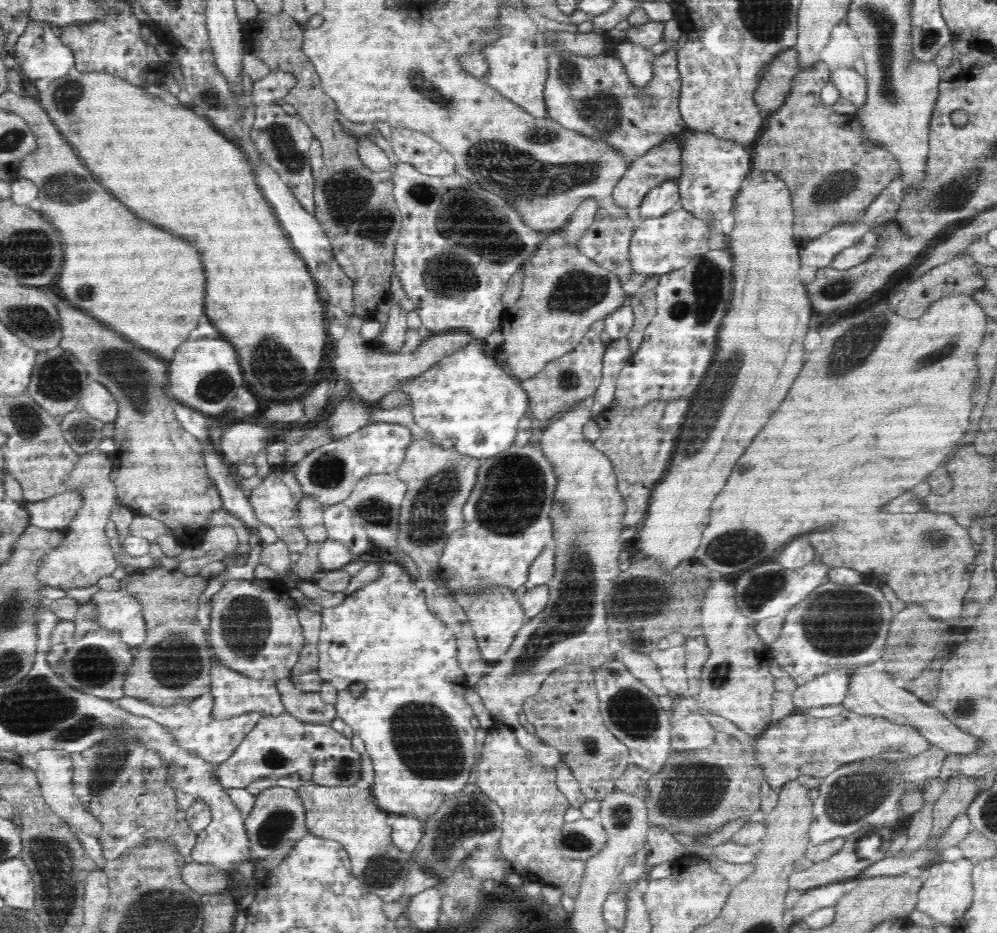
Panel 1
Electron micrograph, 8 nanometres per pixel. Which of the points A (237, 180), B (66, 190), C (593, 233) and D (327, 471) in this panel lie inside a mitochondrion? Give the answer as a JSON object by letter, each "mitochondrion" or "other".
{"A":"other","B":"mitochondrion","C":"other","D":"mitochondrion"}

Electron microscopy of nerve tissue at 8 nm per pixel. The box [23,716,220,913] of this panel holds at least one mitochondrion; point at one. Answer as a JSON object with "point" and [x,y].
{"point":[104,773]}

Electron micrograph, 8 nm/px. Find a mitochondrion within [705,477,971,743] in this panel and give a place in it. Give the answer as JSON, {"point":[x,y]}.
{"point":[842,622]}

